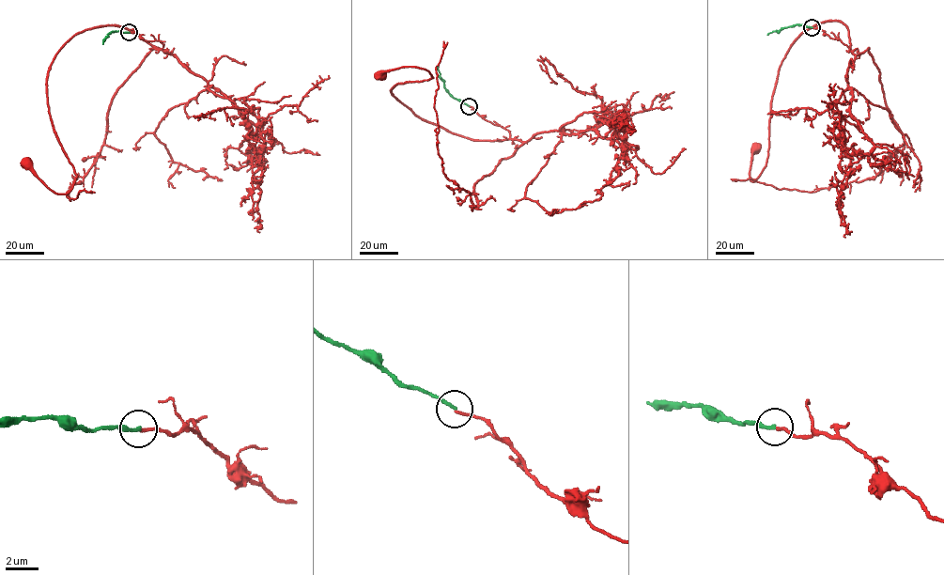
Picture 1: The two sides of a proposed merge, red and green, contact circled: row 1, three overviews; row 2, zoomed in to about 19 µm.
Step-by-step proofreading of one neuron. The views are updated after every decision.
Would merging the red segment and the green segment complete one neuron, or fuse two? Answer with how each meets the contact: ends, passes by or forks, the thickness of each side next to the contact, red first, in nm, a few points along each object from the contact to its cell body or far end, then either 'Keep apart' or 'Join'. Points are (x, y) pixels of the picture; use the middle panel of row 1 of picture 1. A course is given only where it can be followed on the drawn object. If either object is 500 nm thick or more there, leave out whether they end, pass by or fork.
At the ring red ends. At the ring green ends. Thickness 150 nm (red) against 200 nm. Course of red: (469, 106), (510, 137), (472, 140), (422, 120), (390, 90), (433, 77), (425, 69), (403, 66), (380, 76). Course of green: (469, 106), (448, 92), (437, 67). Keep apart

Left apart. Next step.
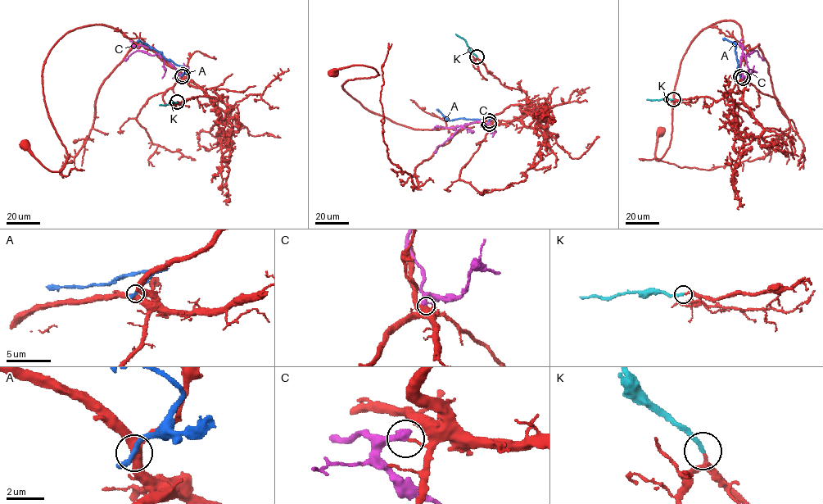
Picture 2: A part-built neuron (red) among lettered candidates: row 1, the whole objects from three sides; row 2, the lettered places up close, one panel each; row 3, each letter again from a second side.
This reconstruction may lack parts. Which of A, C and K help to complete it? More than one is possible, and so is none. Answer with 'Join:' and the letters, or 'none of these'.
Join: K

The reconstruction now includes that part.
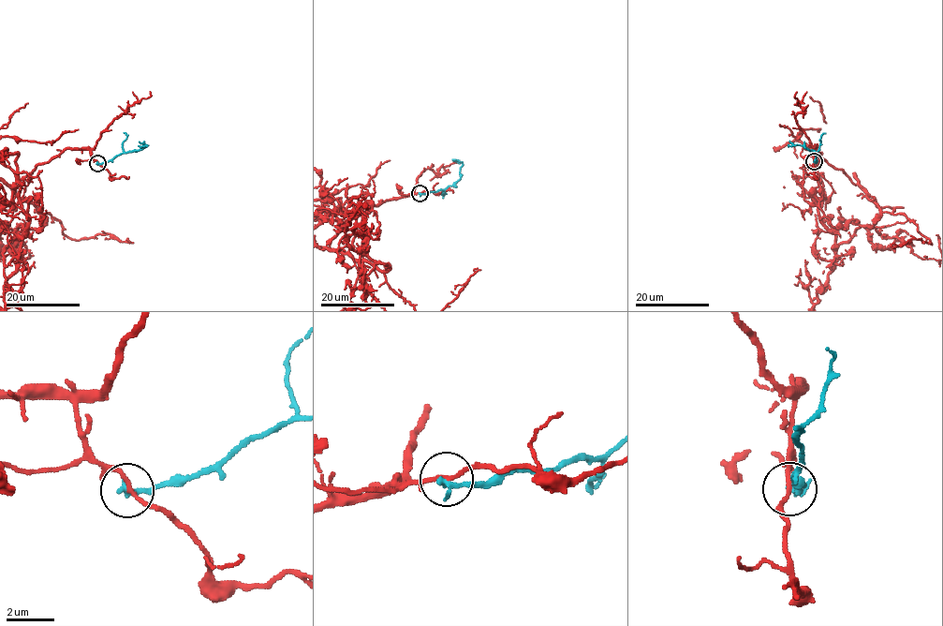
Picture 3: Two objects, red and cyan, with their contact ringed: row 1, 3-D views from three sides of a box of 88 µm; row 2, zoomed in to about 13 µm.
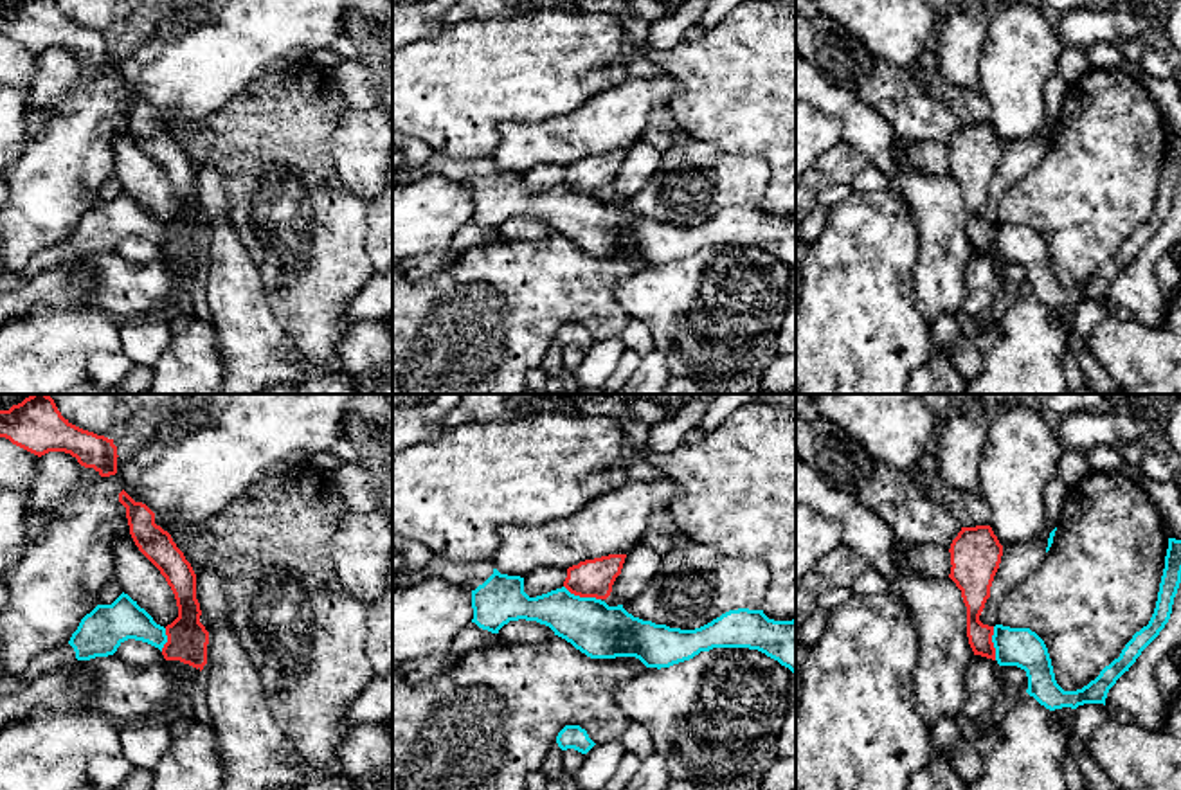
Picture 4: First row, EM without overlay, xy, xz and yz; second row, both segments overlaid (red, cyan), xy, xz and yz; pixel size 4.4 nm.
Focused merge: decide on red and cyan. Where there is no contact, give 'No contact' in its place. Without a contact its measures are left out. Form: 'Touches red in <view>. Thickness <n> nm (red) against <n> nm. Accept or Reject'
Touches red in xz. Thickness 180 nm (red) against 240 nm. Reject

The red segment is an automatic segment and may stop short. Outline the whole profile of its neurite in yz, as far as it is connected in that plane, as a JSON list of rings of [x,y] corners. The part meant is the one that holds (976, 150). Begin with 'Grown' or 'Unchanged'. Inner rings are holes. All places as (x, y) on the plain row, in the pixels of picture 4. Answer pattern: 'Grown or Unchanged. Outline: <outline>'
Unchanged. Outline: [[[990,122],[961,124],[951,140],[949,175],[961,187],[967,203],[967,234],[974,252],[996,257],[992,239],[994,223],[983,221],[979,212],[990,194],[990,184],[999,166],[1003,142]]]

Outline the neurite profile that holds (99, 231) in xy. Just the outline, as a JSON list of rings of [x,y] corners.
[[[122,189],[112,202],[97,202],[81,216],[67,241],[36,252],[22,272],[0,270],[0,293],[22,290],[38,274],[65,266],[76,257],[113,252],[128,236],[148,239],[160,248],[167,239],[166,225]]]

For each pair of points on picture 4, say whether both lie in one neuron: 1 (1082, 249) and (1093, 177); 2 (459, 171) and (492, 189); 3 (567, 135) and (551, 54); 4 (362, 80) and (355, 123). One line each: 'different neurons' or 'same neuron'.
1: same neuron
2: same neuron
3: different neurons
4: different neurons

